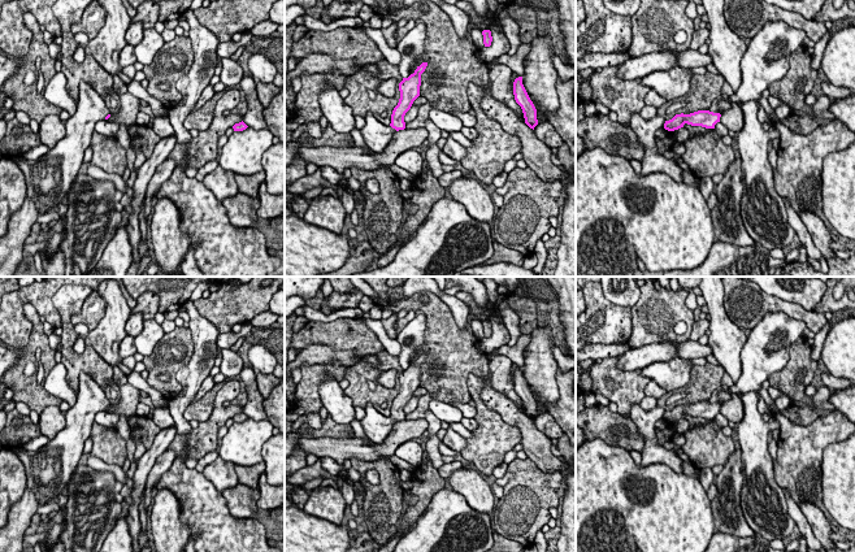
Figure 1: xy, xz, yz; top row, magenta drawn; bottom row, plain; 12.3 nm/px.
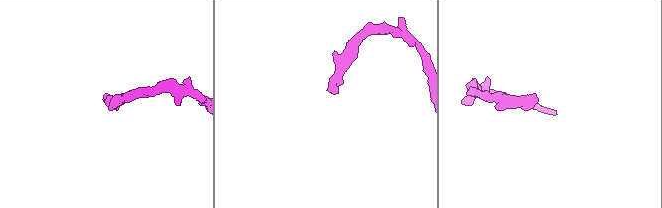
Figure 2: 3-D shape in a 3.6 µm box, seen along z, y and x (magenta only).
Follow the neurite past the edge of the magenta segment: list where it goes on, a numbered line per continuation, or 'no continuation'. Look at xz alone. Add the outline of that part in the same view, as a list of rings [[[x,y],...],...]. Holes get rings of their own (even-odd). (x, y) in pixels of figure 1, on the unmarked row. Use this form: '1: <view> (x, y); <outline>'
1: xz (377, 426); [[[372,403],[365,407],[365,417],[360,421],[365,435],[374,444],[382,444],[391,433],[395,420],[381,414]]]

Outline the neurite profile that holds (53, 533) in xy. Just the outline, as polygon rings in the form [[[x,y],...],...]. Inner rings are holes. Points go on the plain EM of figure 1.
[[[48,518],[44,521],[42,520],[39,527],[38,527],[38,531],[36,534],[40,534],[42,531],[47,531],[47,535],[45,538],[39,542],[40,546],[45,546],[45,547],[52,547],[57,543],[58,538],[61,536],[62,531],[65,530],[66,525],[65,522],[62,521],[61,523],[55,523],[52,525],[51,523],[51,520],[52,518]]]

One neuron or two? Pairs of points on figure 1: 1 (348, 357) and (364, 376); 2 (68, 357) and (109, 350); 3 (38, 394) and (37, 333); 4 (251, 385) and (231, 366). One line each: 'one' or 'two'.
1: two
2: two
3: one
4: two

